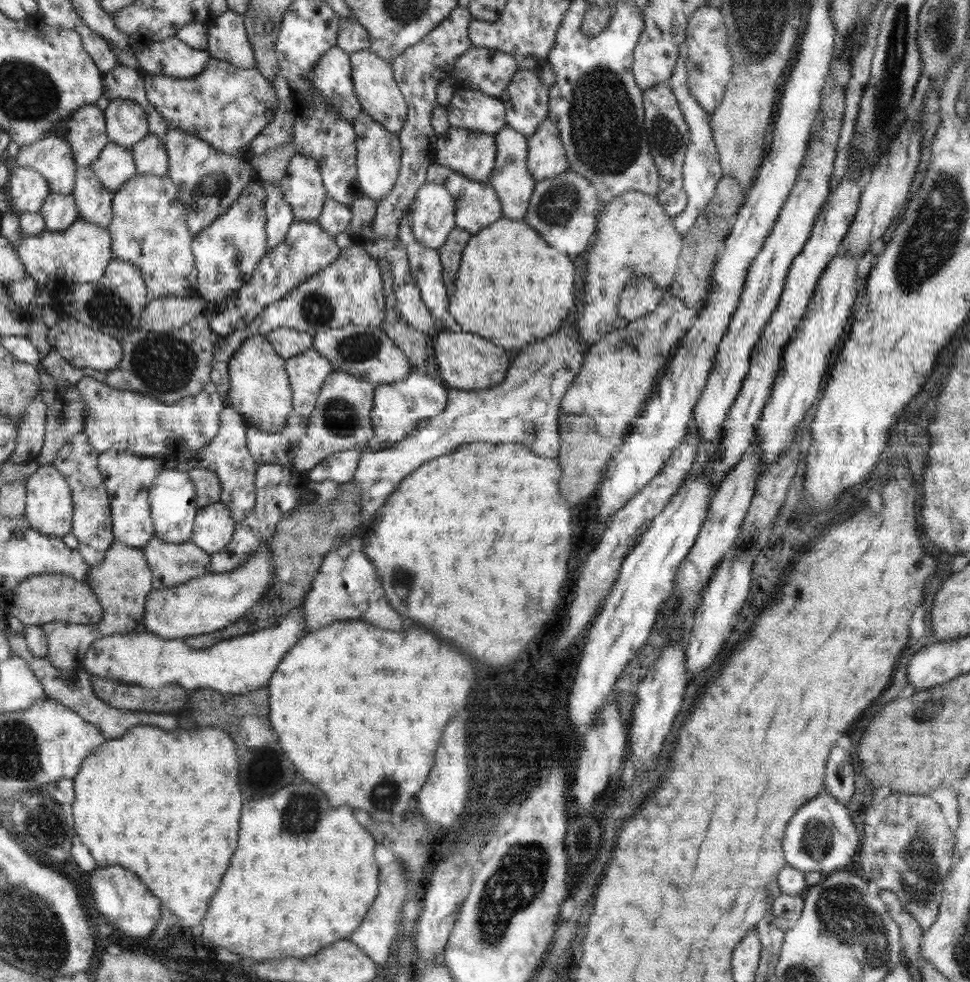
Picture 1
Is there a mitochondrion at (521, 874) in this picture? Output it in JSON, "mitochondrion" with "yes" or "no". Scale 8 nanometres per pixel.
{"mitochondrion":"yes"}

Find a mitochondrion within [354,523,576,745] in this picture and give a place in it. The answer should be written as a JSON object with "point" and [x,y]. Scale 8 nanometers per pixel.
{"point":[403,581]}

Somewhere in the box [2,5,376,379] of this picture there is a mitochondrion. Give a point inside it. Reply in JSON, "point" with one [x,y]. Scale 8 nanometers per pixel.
{"point":[105,308]}

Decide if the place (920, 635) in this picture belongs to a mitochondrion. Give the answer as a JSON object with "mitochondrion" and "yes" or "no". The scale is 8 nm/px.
{"mitochondrion":"no"}

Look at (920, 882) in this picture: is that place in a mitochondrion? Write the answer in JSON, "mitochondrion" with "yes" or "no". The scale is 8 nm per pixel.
{"mitochondrion":"yes"}

